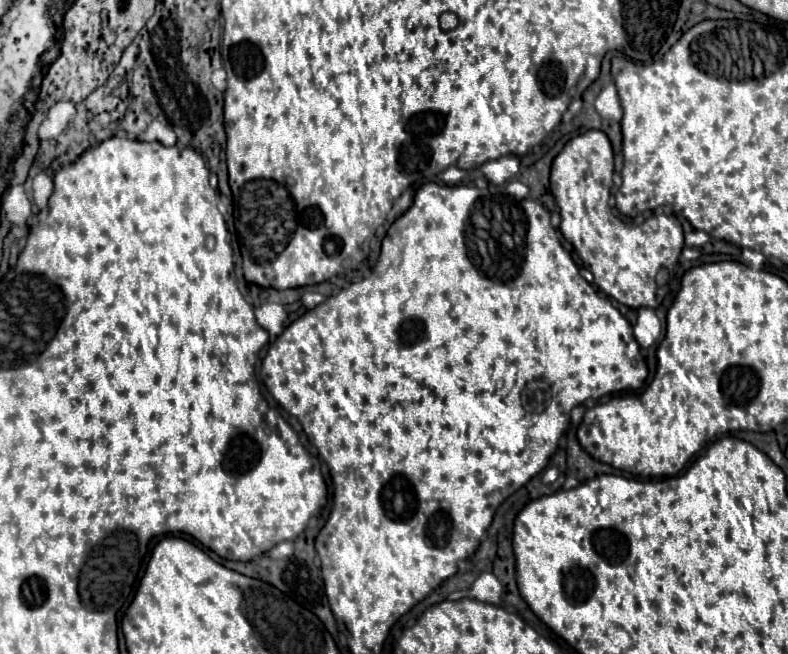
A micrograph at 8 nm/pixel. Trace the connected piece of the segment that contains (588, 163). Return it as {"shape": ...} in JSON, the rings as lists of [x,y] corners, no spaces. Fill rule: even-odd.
{"shape":[[[588,130],[572,138],[552,162],[550,190],[560,206],[560,232],[572,242],[584,266],[592,272],[594,284],[608,296],[630,308],[658,308],[664,288],[658,284],[662,268],[672,272],[684,250],[682,224],[666,213],[654,213],[640,226],[624,224],[612,214],[608,204],[614,176],[614,154],[608,136]],[[666,258],[666,264],[664,264]]]}

